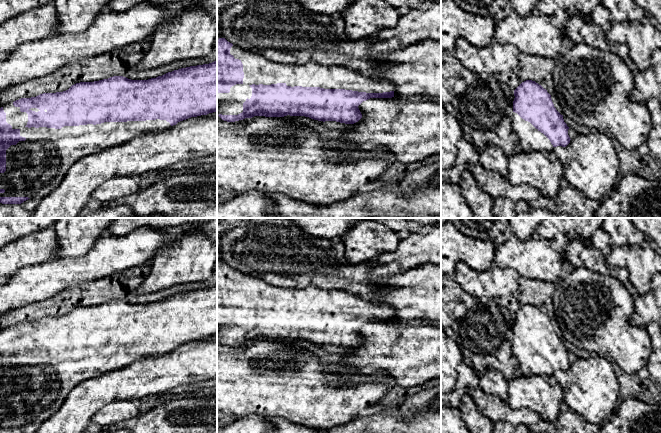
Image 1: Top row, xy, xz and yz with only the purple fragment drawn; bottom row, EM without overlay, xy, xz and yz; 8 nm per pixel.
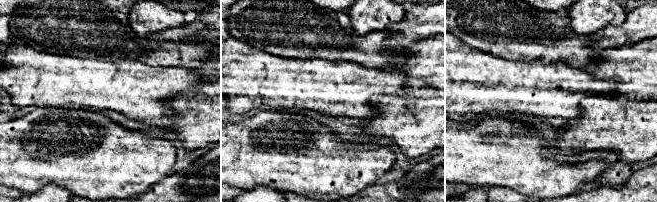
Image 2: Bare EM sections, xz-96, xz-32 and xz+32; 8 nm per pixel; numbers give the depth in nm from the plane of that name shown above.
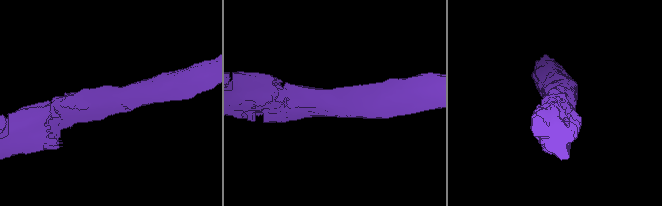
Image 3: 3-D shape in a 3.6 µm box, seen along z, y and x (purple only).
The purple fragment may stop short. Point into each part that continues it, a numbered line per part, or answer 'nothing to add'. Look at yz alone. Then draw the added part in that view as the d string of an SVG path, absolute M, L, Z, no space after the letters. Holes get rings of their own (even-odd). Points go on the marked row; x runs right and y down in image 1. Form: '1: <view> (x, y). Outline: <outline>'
1: yz (530, 139). Outline: M515 112L511 114L511 125L519 140L519 150L525 152L542 151L547 154L553 150L554 147L550 140Z

